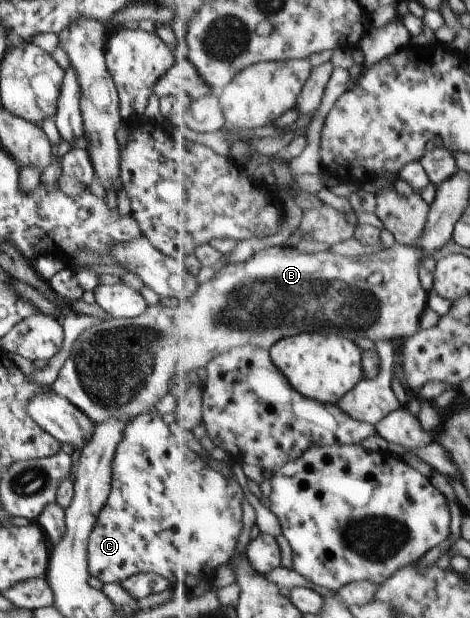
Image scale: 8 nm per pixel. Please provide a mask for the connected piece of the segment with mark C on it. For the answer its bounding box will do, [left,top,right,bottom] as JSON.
[87,410,244,592]

